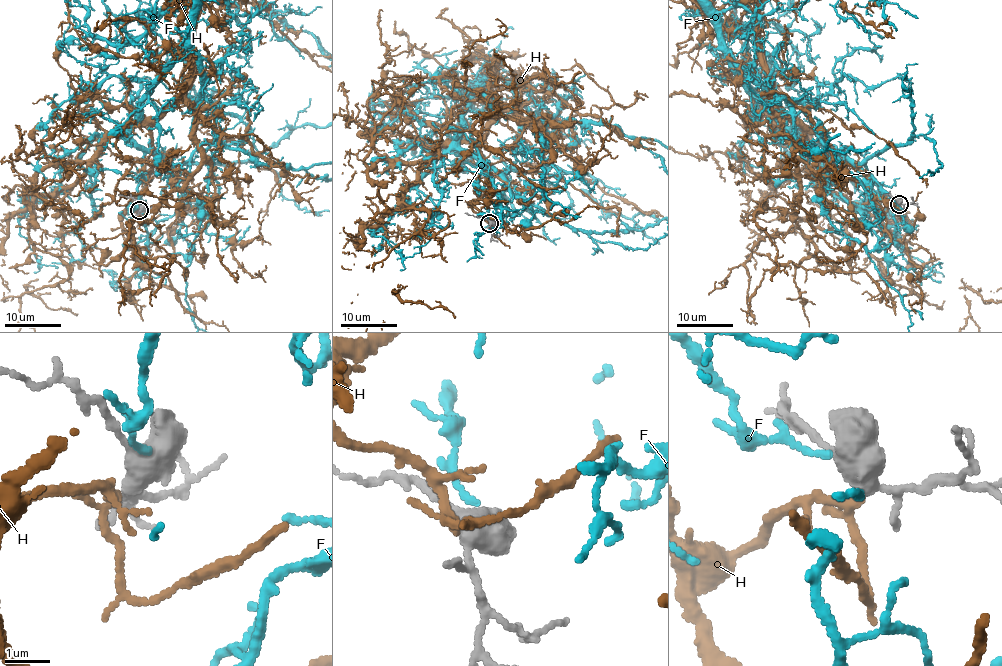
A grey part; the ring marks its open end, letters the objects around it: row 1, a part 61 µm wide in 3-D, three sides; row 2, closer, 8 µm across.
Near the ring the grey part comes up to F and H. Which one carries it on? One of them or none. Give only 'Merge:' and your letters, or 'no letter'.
Merge: H

